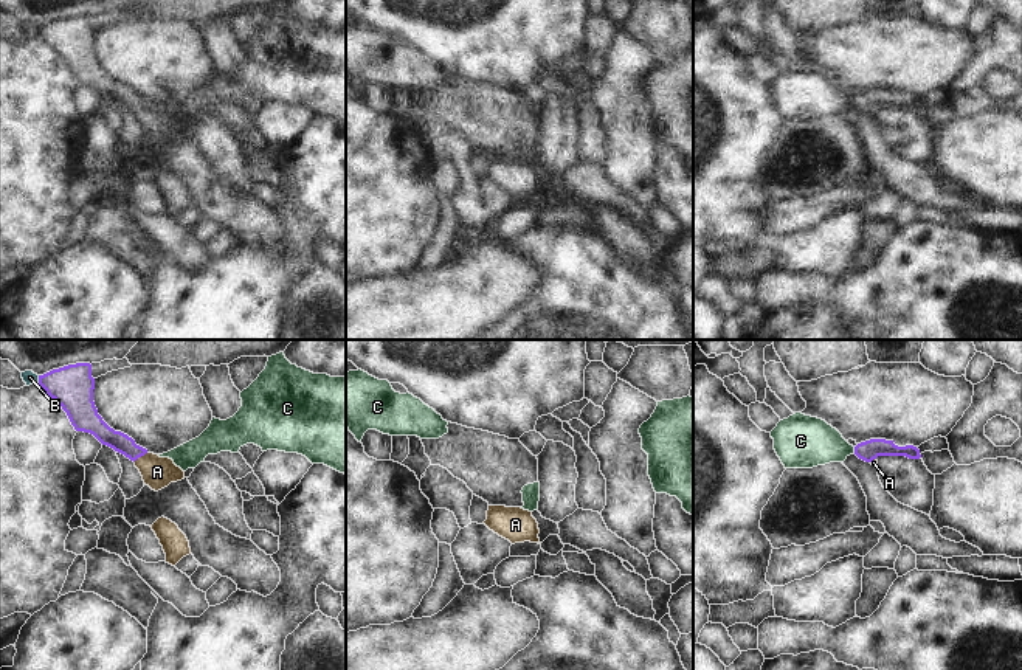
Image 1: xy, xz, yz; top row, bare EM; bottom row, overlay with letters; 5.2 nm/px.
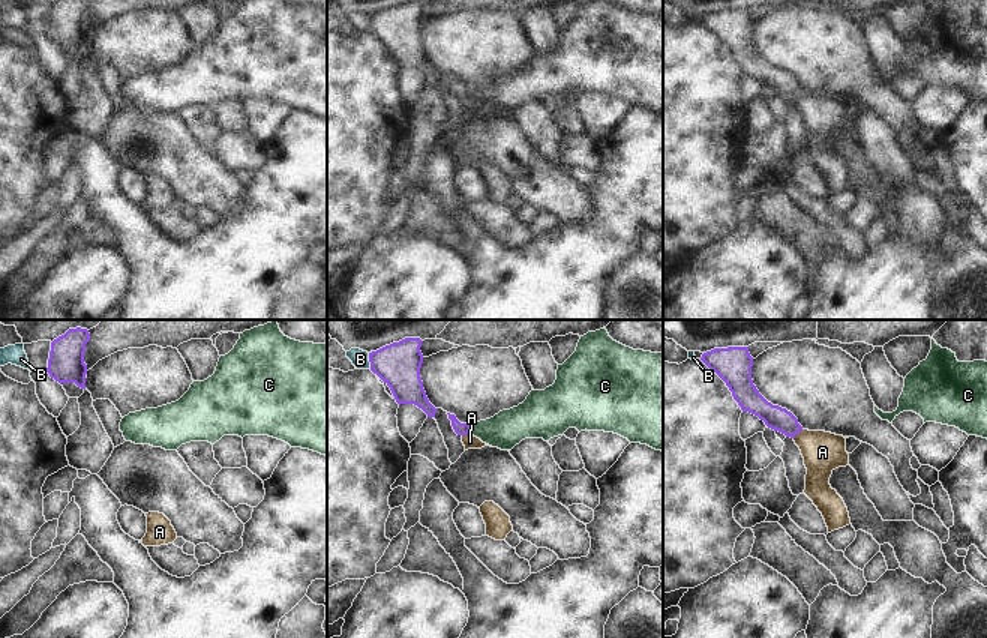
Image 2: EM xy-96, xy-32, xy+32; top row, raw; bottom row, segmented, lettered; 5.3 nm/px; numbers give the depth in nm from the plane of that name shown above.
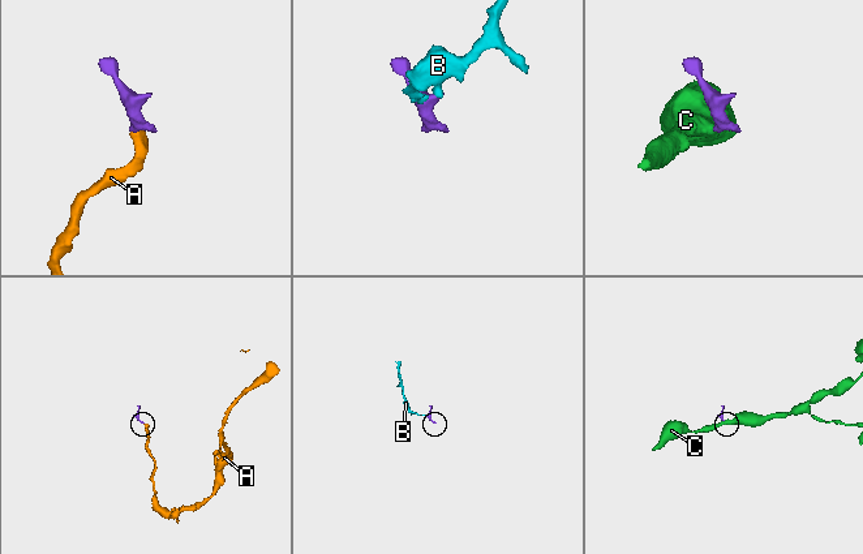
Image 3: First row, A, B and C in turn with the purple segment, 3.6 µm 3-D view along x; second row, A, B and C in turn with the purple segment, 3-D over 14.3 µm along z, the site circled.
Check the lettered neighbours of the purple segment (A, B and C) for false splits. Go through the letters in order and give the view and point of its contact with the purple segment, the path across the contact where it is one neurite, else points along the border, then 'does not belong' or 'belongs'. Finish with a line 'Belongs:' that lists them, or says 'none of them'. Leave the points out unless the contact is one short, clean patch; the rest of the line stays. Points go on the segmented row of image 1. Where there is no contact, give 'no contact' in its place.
A: contact xy (140, 456); way xy (118, 441), (140, 456), (157, 472); belongs
B: contact xy (39, 380); border xy (37, 376), (39, 383); does not belong
C: contact yz (855, 450); border yz (853, 447), (855, 452); does not belong
Belongs: A

